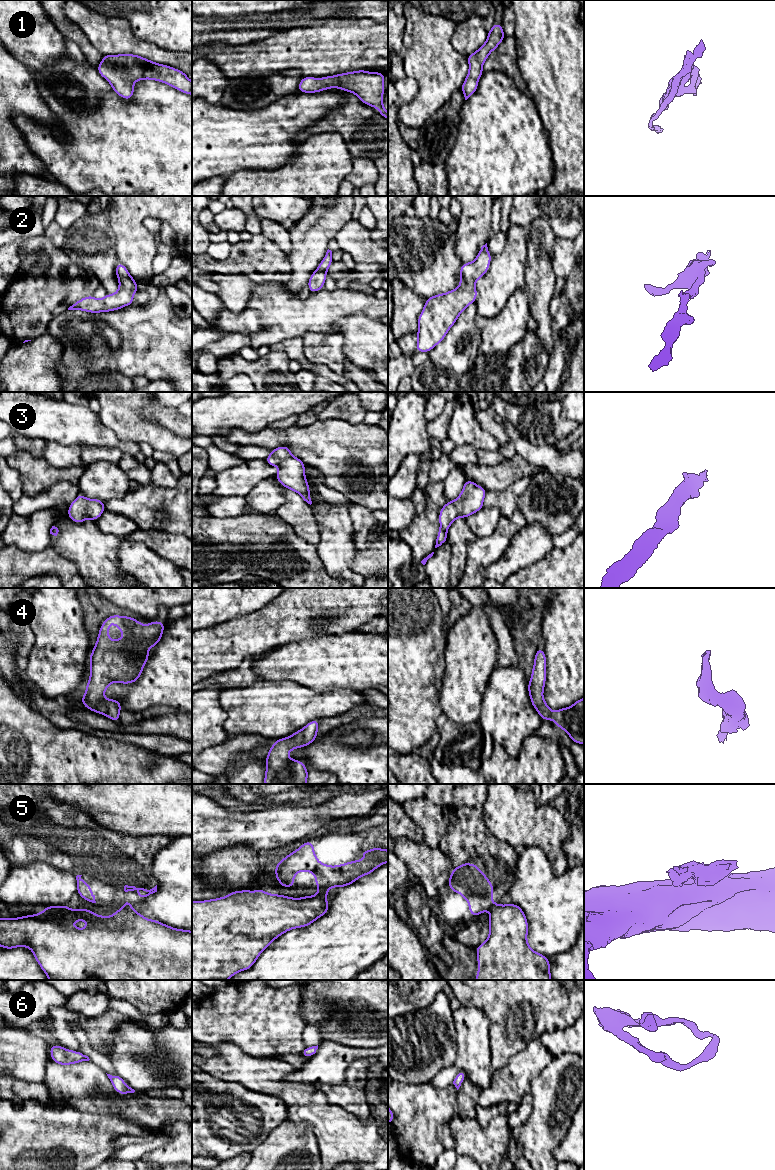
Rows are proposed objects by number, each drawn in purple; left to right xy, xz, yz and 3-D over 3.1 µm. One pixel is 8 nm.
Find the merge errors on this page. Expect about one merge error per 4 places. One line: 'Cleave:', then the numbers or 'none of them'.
Cleave: 5

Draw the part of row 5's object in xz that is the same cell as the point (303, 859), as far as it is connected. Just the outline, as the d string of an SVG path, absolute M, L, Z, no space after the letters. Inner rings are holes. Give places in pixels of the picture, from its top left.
M308 840L283 860L279 860L275 867L275 876L280 886L293 888L294 876L300 871L308 871L315 875L317 887L323 890L348 886L388 862L388 850L385 849L374 847L368 851L362 850L360 855L369 859L359 859L334 867L325 865L318 861L314 845Z

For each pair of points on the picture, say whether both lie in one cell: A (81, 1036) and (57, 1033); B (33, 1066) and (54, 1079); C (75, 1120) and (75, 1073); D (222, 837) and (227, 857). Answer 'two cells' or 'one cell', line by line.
A: two cells
B: two cells
C: two cells
D: two cells

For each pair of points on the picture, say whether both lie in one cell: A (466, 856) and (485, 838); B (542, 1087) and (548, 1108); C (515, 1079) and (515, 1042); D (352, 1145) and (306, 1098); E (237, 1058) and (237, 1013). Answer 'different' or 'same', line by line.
A: same
B: same
C: different
D: same
E: different

